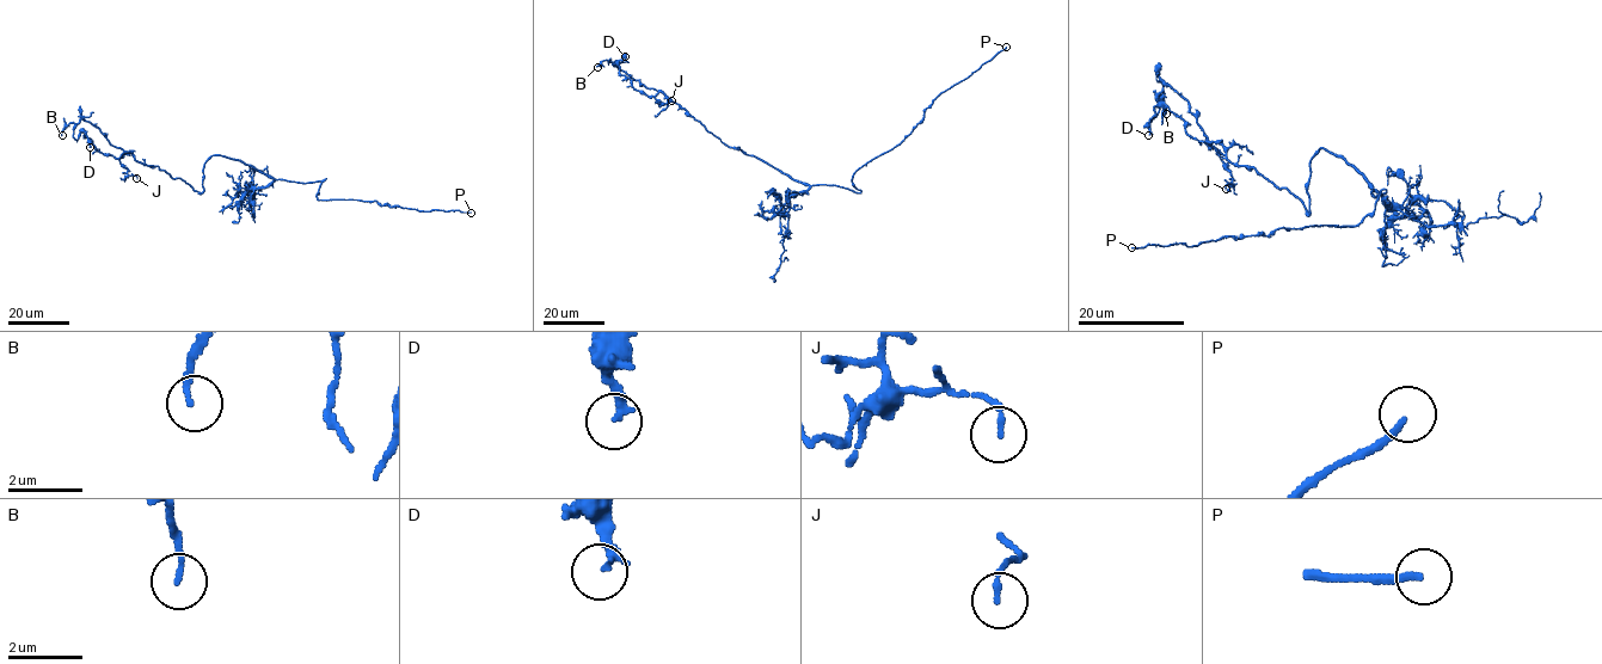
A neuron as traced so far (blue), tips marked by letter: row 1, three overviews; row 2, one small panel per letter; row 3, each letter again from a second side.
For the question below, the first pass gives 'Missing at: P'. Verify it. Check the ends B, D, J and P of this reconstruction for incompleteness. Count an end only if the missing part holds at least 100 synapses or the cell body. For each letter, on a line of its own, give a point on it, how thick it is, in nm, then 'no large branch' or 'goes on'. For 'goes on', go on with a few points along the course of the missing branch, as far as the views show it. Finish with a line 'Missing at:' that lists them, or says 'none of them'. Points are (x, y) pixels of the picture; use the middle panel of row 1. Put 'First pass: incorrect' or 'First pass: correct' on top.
First pass: correct
B: at (597, 67); 130 nm thick; no large branch
D: at (625, 56); 240 nm thick; no large branch
J: at (671, 100); 130 nm thick; no large branch
P: at (1006, 47); 170 nm thick; goes on; missing branch runs (1006, 47), (1019, 40), (1061, 42)
Missing at: P

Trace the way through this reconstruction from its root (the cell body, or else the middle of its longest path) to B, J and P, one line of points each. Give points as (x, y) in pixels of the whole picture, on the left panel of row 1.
B: (261, 172), (214, 155), (204, 164), (203, 191), (198, 192), (114, 147), (84, 120), (69, 123), (62, 135)
J: (261, 172), (214, 155), (204, 164), (203, 191), (198, 192), (124, 152), (120, 163), (136, 178)
P: (261, 172), (304, 183), (325, 178), (317, 195), (318, 200), (376, 201), (381, 206), (424, 211), (471, 213)

